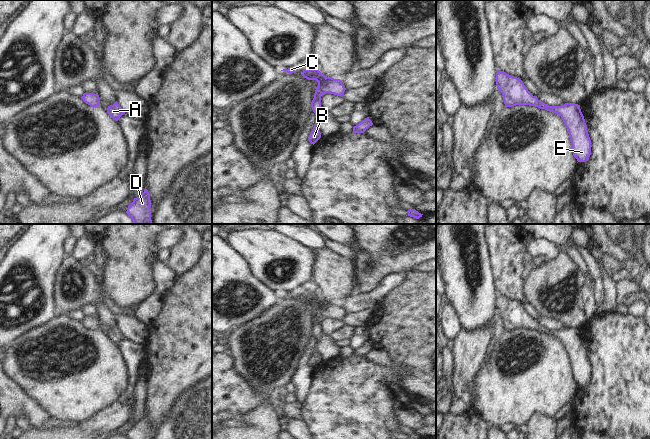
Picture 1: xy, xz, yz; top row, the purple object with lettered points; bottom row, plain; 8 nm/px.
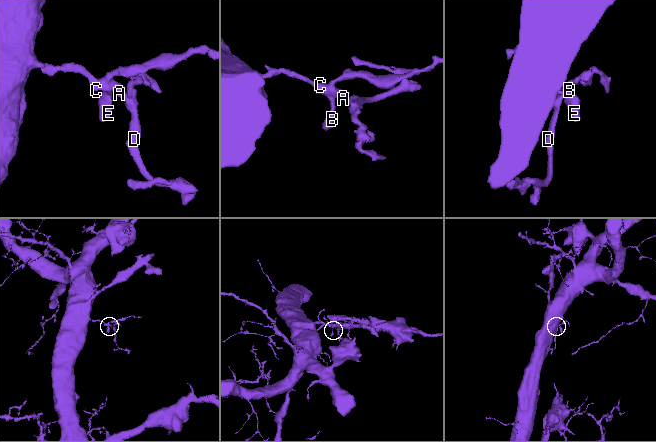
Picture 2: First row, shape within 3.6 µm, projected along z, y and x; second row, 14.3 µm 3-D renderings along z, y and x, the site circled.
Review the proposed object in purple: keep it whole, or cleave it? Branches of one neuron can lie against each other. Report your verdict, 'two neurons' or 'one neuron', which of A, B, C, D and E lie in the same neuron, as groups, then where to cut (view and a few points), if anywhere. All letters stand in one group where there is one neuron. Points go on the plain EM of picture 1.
one neuron; A B C D E; no cut

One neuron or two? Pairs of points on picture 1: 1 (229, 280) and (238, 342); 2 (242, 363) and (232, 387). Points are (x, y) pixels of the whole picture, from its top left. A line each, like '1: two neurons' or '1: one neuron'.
1: two neurons
2: two neurons

